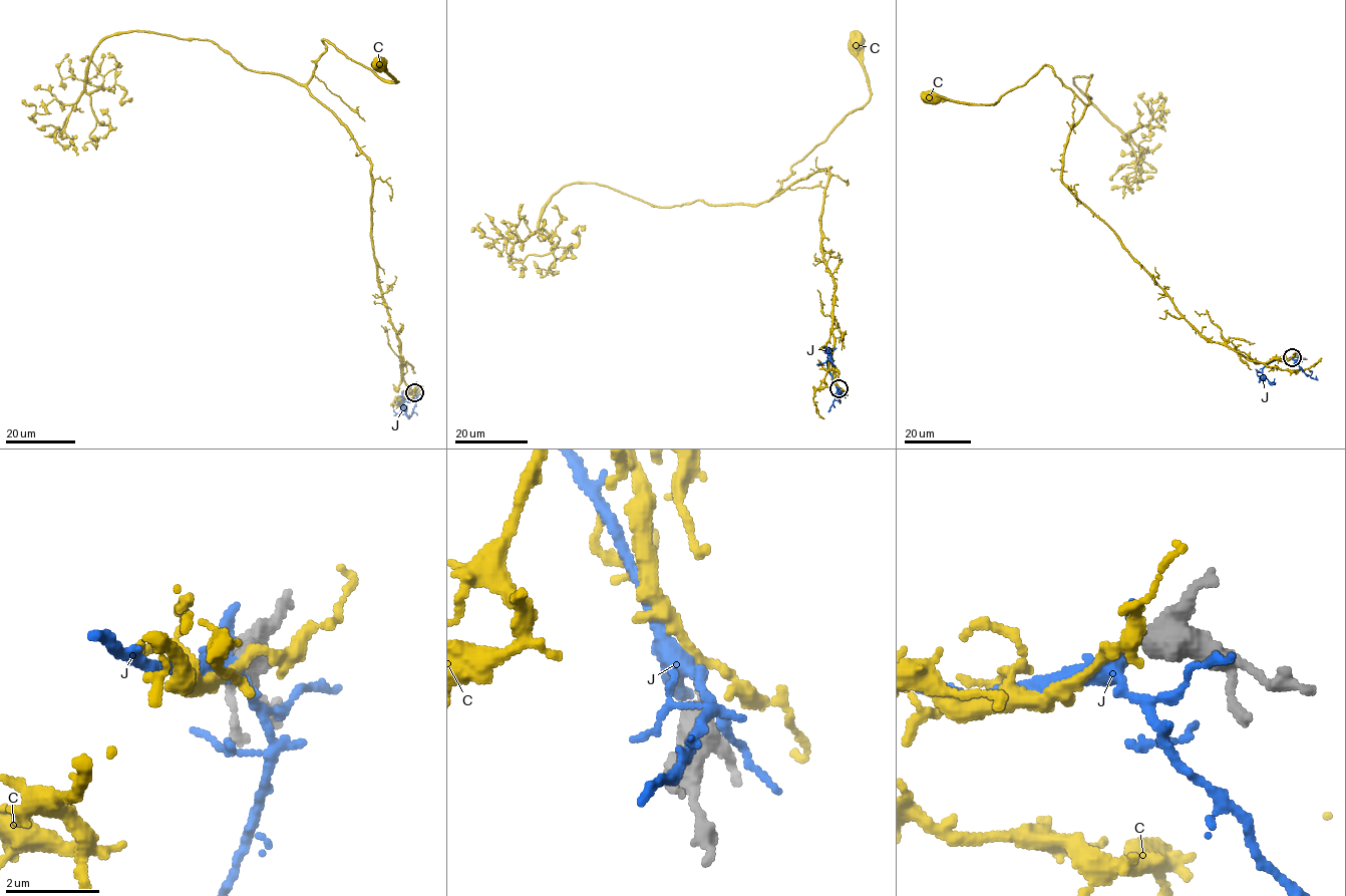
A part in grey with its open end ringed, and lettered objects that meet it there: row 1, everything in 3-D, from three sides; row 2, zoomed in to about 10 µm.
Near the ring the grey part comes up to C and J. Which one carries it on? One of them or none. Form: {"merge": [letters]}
{"merge": ["C"]}

